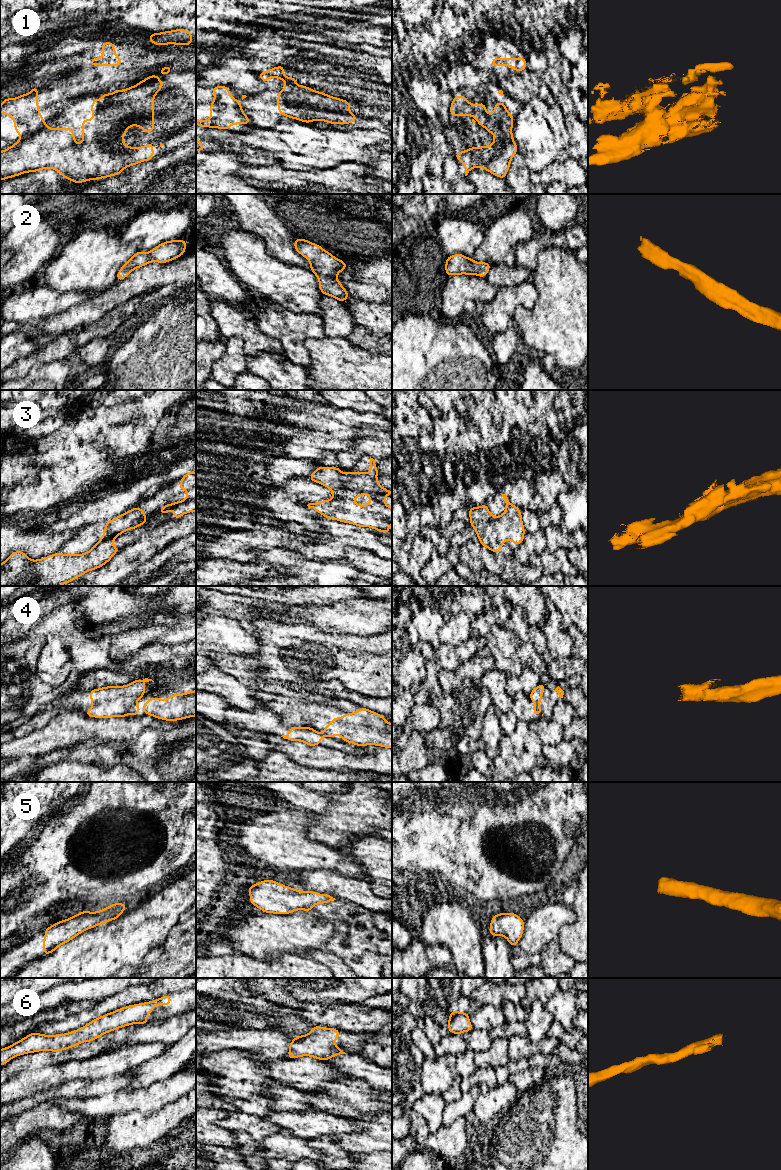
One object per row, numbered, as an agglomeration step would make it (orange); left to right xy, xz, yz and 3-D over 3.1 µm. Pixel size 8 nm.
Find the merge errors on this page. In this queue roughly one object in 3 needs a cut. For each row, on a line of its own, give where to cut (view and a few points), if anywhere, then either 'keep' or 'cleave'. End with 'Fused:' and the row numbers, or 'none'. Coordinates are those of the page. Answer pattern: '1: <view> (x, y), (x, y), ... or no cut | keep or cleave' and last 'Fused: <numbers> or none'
1: no cut | keep
2: no cut | keep
3: xz (332, 468), (330, 472), (330, 485), (333, 488), (343, 490) | cleave
4: xy (130, 709), (129, 713) | cleave
5: no cut | keep
6: no cut | keep
Fused: 3, 4

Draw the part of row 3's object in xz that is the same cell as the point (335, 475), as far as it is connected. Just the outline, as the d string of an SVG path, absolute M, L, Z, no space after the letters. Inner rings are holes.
M333 467L333 470L330 472L330 486L333 489L344 490L343 482L341 480L341 469L339 467Z

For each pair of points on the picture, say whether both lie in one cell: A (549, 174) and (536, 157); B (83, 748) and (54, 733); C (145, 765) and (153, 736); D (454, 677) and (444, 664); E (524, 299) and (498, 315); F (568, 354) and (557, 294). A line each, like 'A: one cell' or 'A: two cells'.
A: two cells
B: two cells
C: one cell
D: two cells
E: one cell
F: one cell

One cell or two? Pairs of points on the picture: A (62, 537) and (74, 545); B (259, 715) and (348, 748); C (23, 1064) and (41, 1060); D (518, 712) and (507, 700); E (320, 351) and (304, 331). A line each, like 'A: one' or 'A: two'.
A: two
B: one
C: one
D: two
E: two

